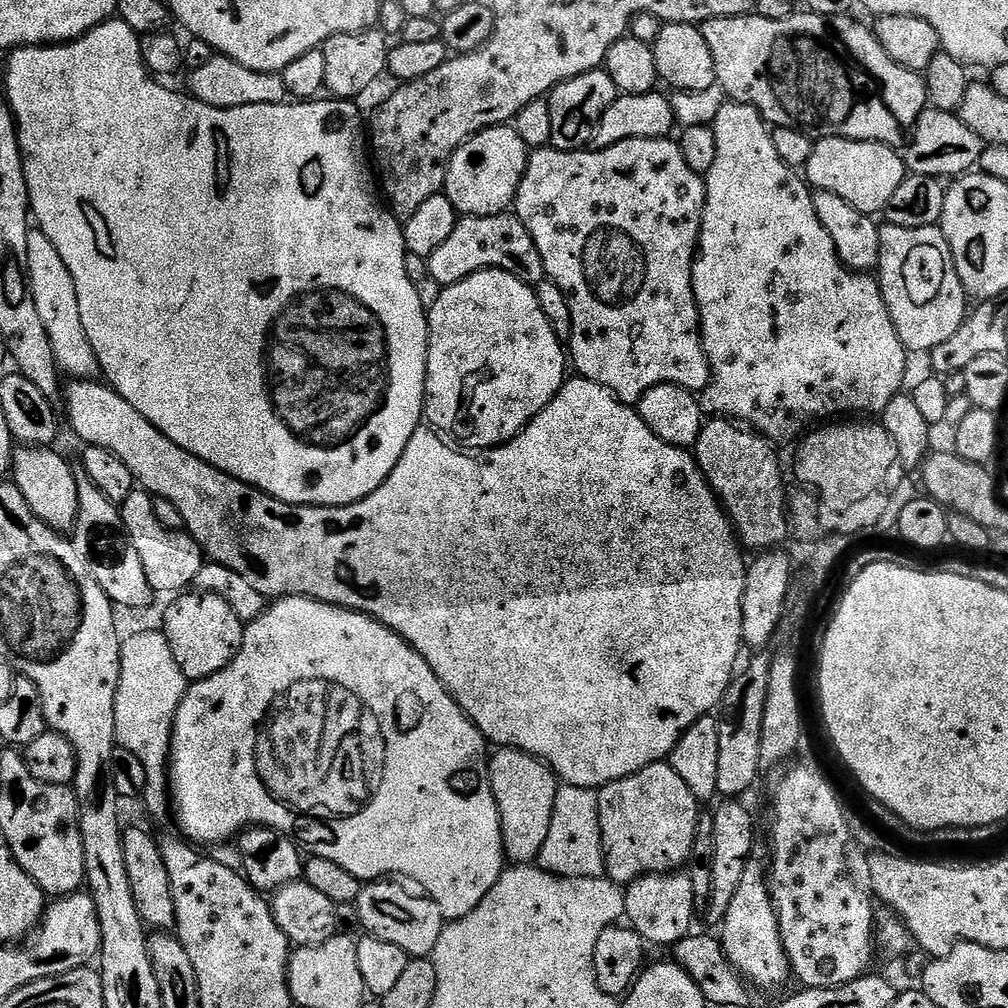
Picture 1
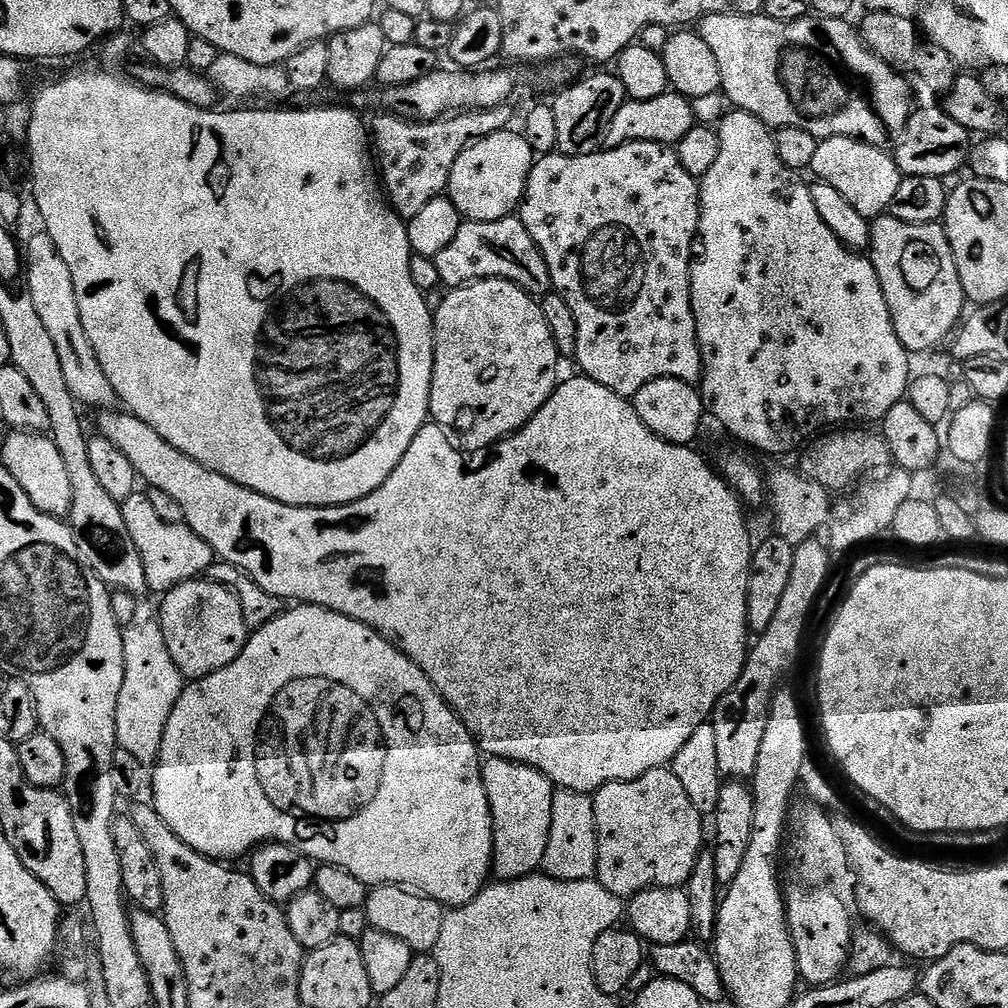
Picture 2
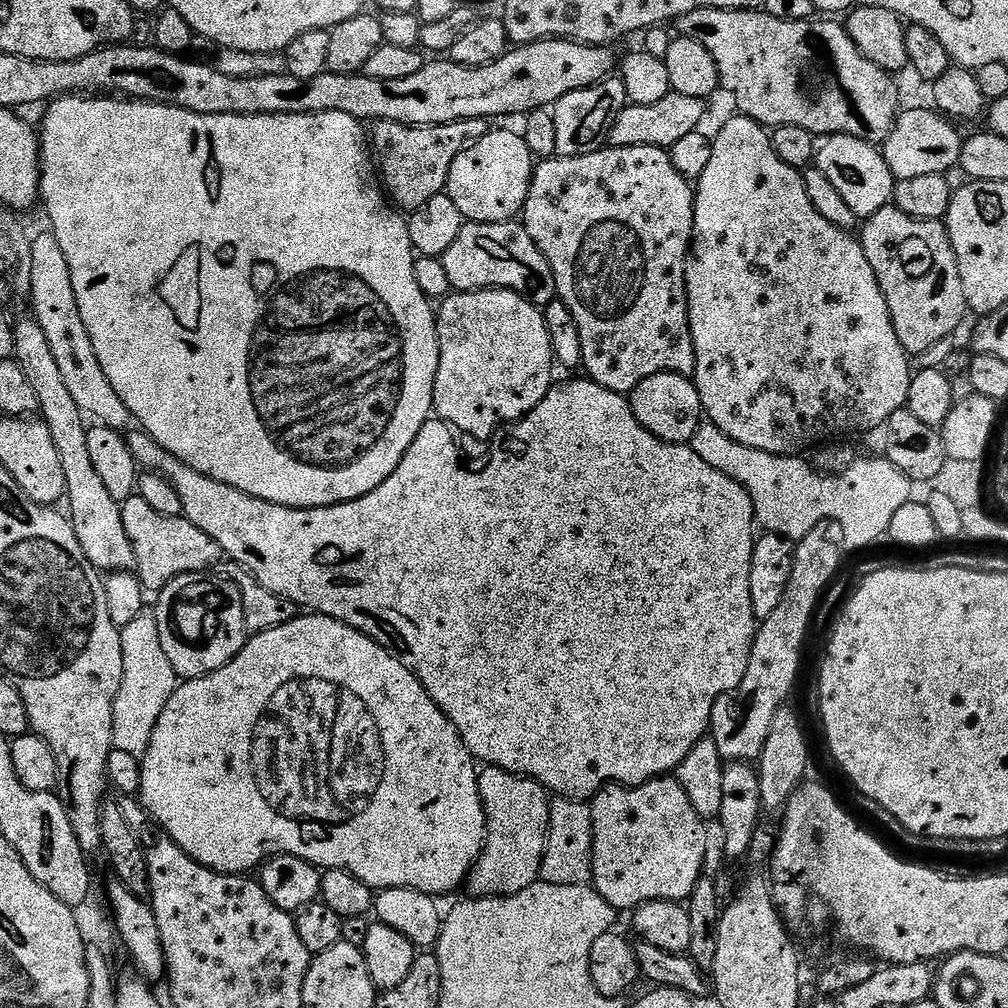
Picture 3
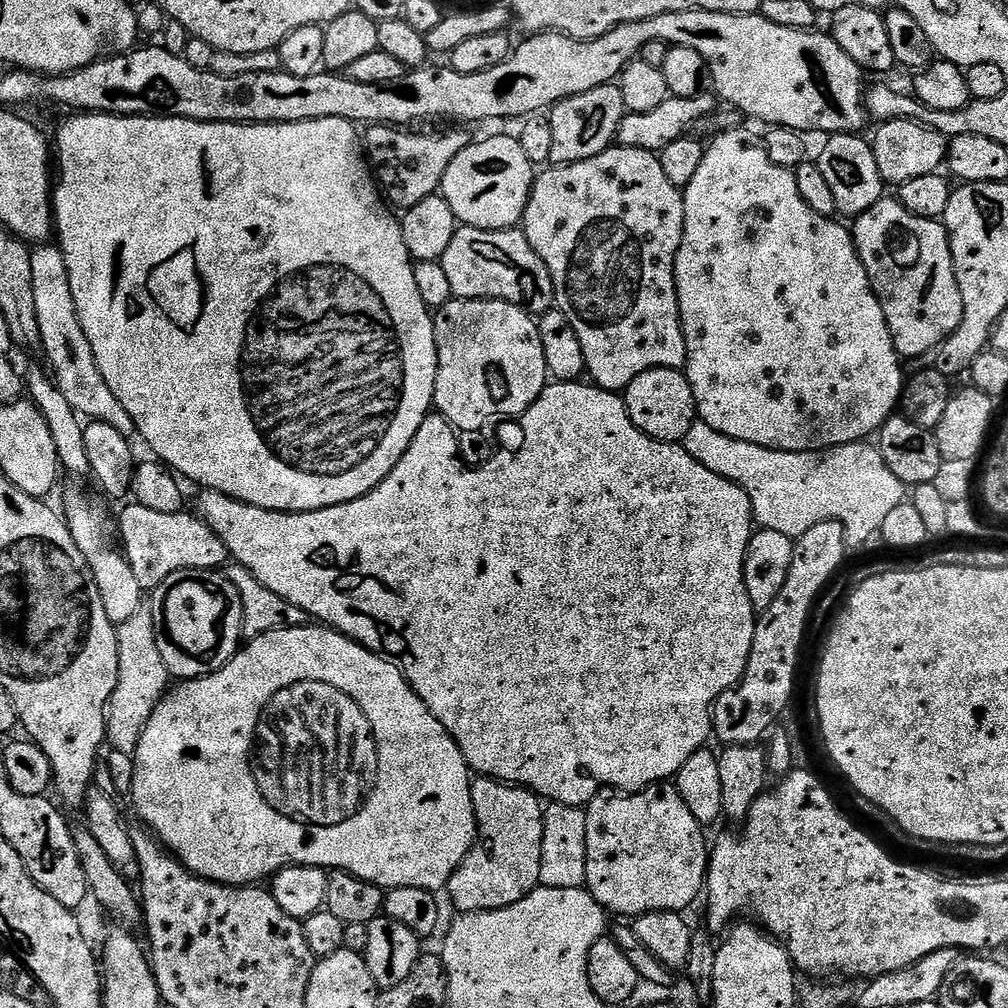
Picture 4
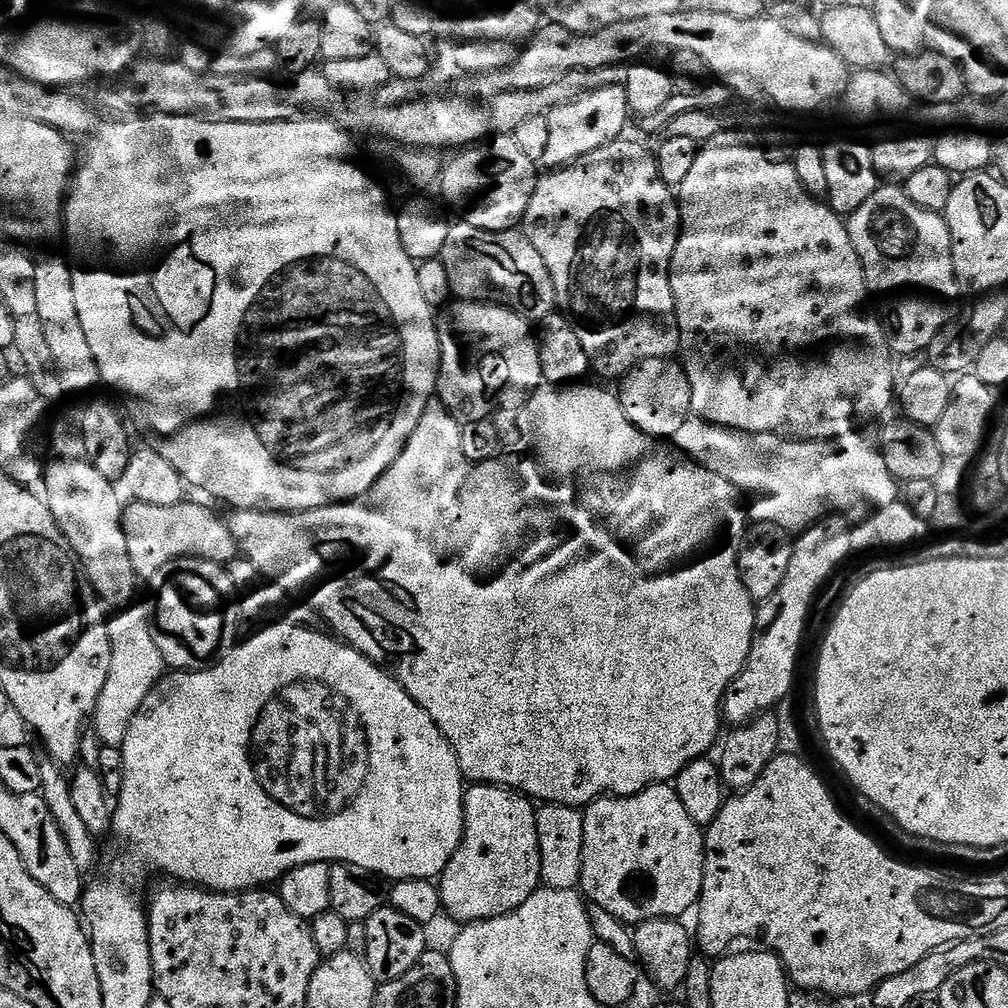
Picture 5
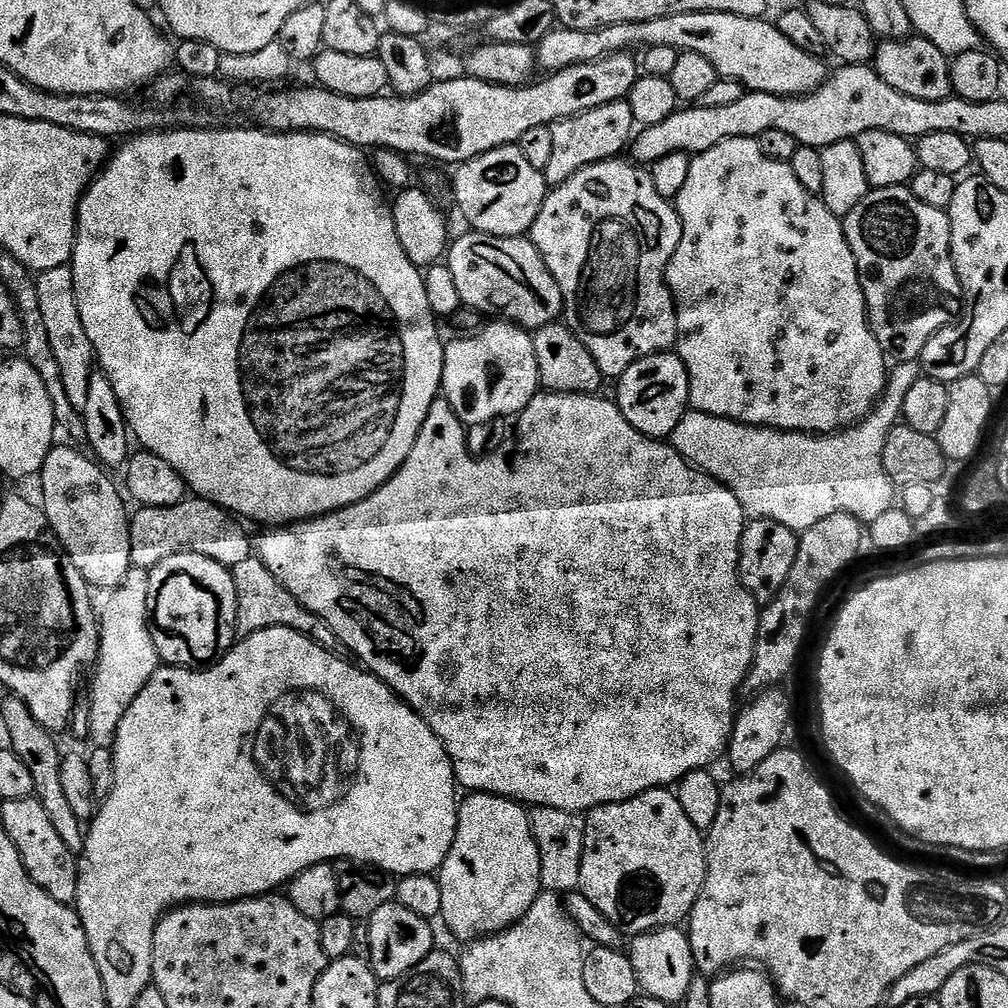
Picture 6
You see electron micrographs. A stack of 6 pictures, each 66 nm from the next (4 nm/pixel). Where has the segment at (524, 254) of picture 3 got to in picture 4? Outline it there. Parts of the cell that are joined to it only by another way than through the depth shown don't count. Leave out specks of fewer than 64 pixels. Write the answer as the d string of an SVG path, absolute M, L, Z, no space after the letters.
M457 227L454 238L450 238L450 246L446 246L446 254L439 259L442 270L446 270L450 290L457 300L505 300L511 304L532 306L536 300L536 292L551 293L552 277L542 258L530 246L523 231L519 227L502 230L482 230L481 228Z

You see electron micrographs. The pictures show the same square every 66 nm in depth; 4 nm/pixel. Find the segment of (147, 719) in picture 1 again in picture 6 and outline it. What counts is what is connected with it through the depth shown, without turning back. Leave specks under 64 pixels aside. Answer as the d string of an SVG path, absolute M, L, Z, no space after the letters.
M132 568L118 587L111 591L108 605L102 608L98 619L100 621L100 658L94 665L96 678L92 682L92 700L87 701L90 718L89 741L97 748L111 748L116 741L118 726L124 715L130 710L130 704L142 694L142 688L150 678L154 678L156 669L162 661L154 646L154 638L150 638L148 629L148 595L150 594L149 569Z

